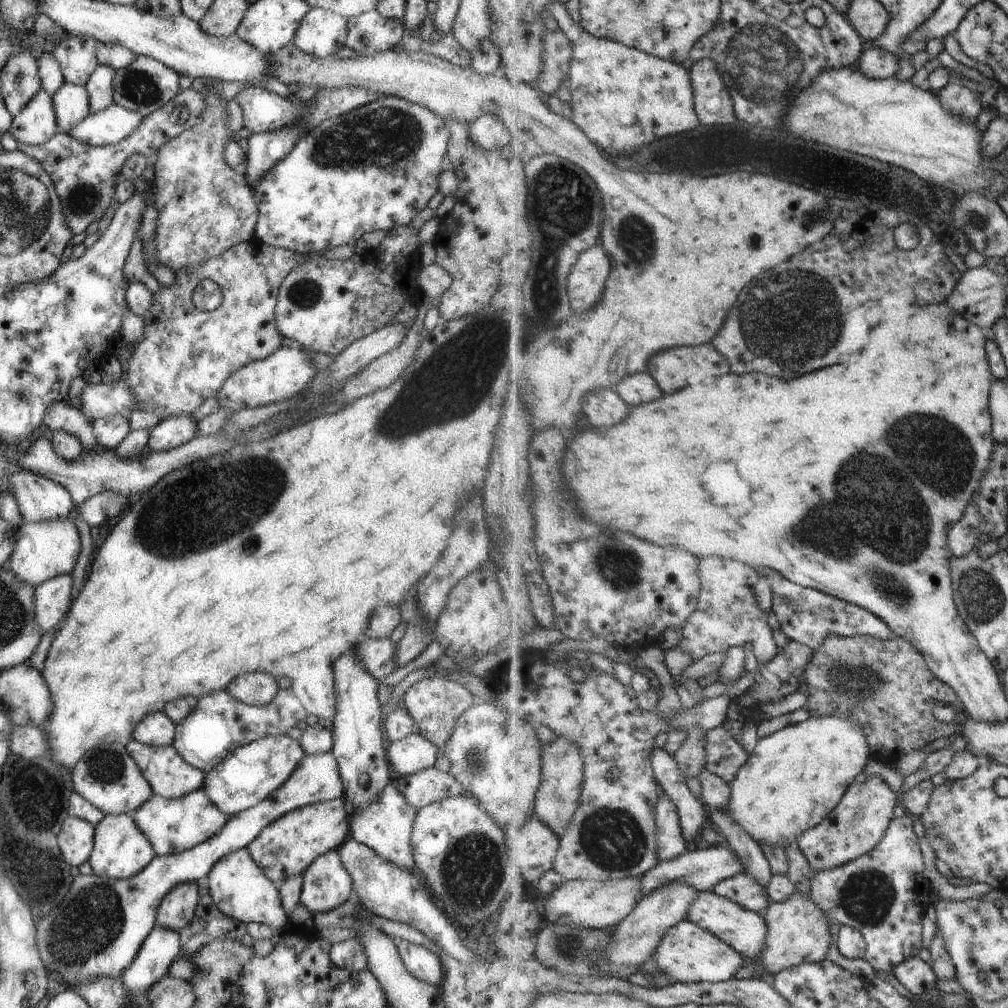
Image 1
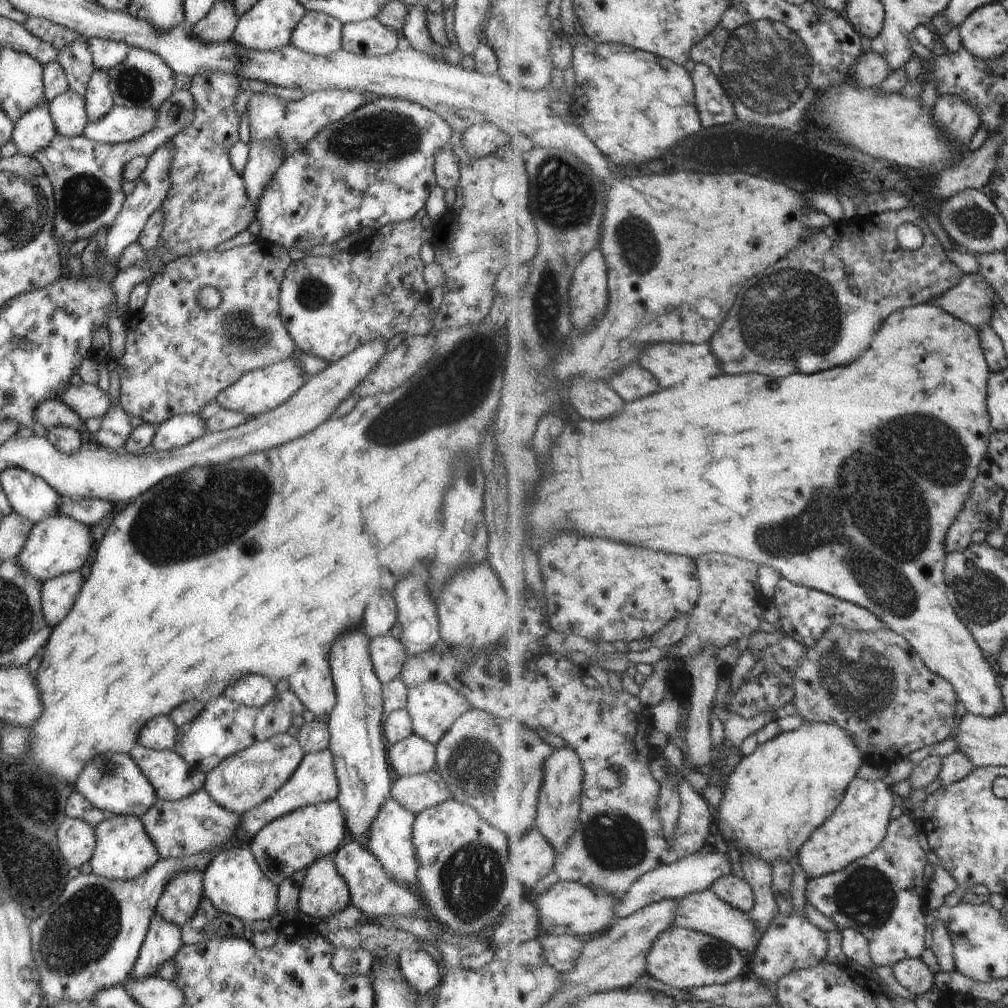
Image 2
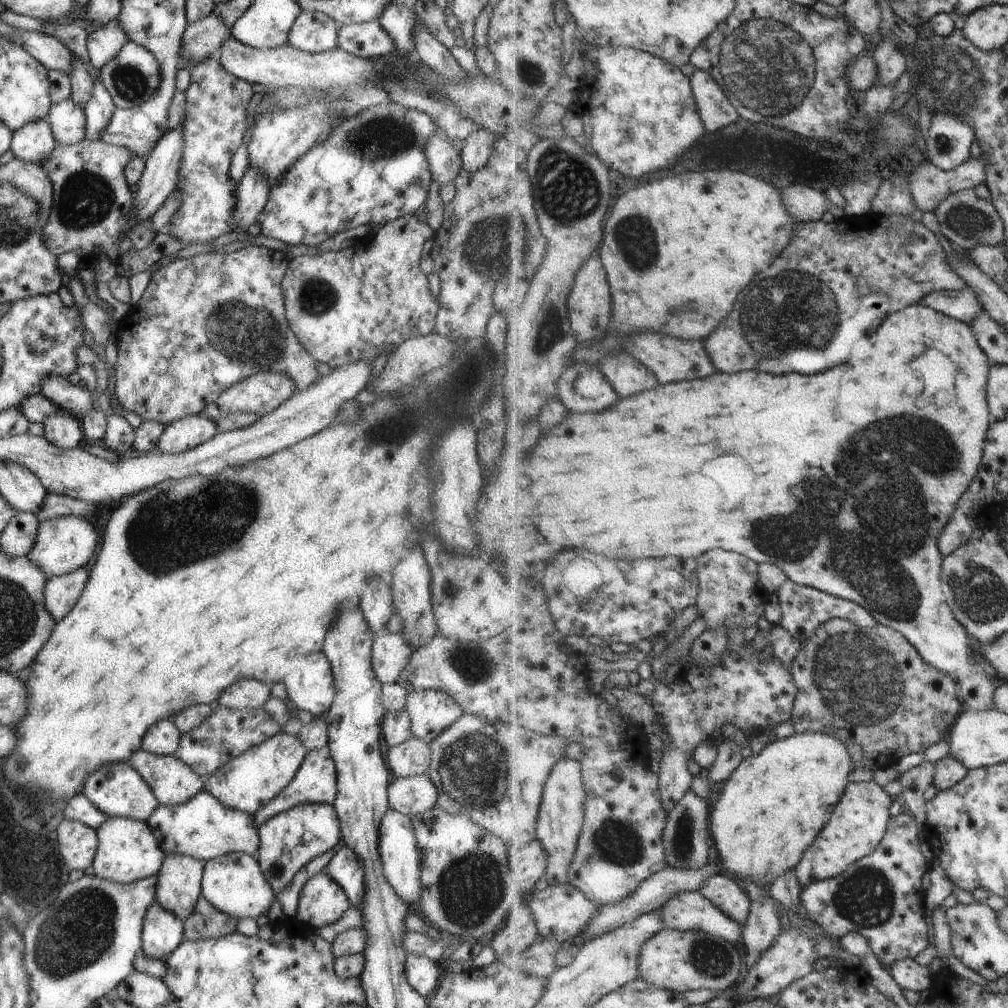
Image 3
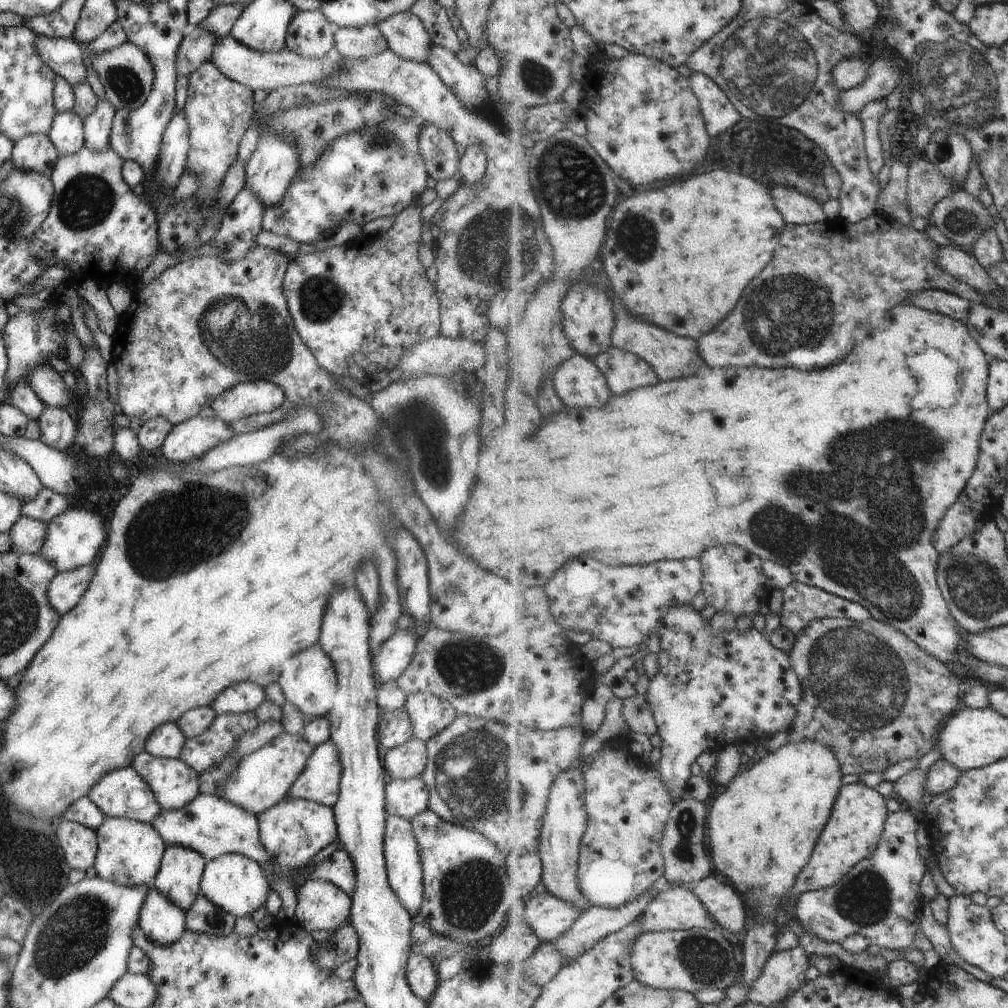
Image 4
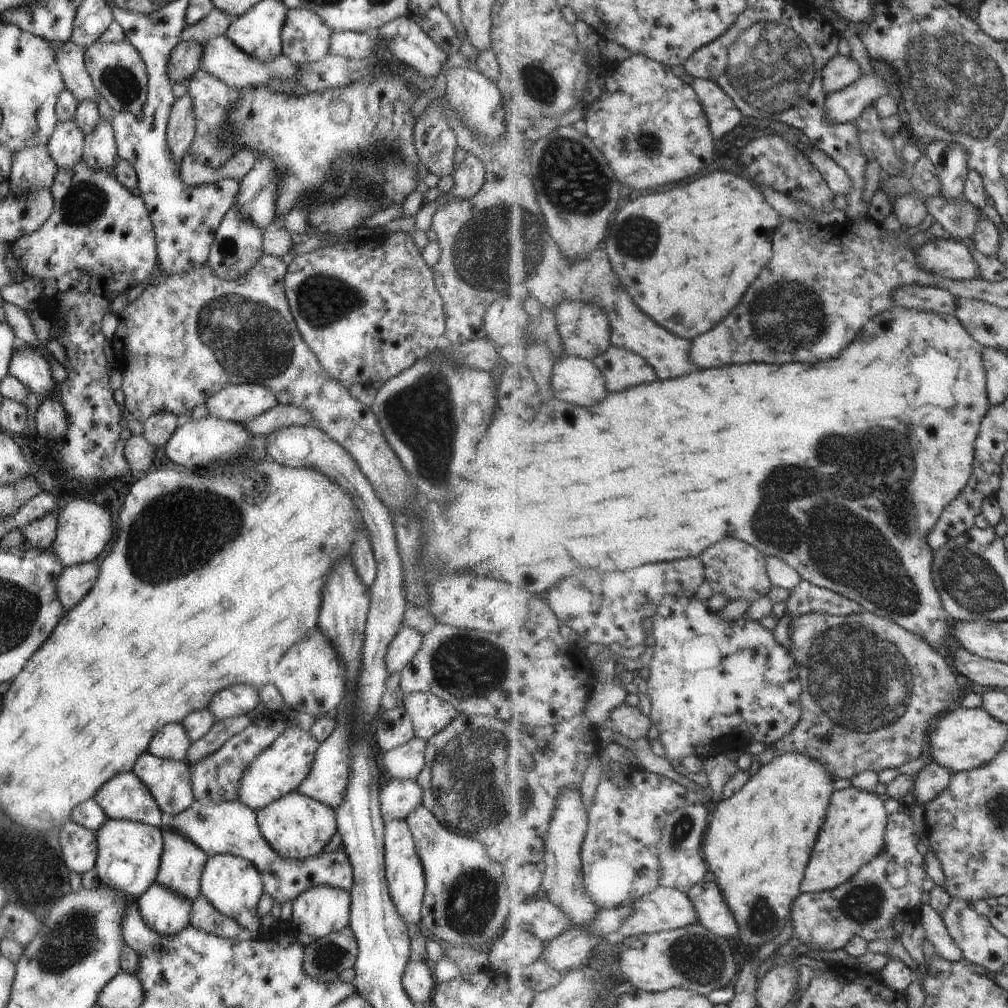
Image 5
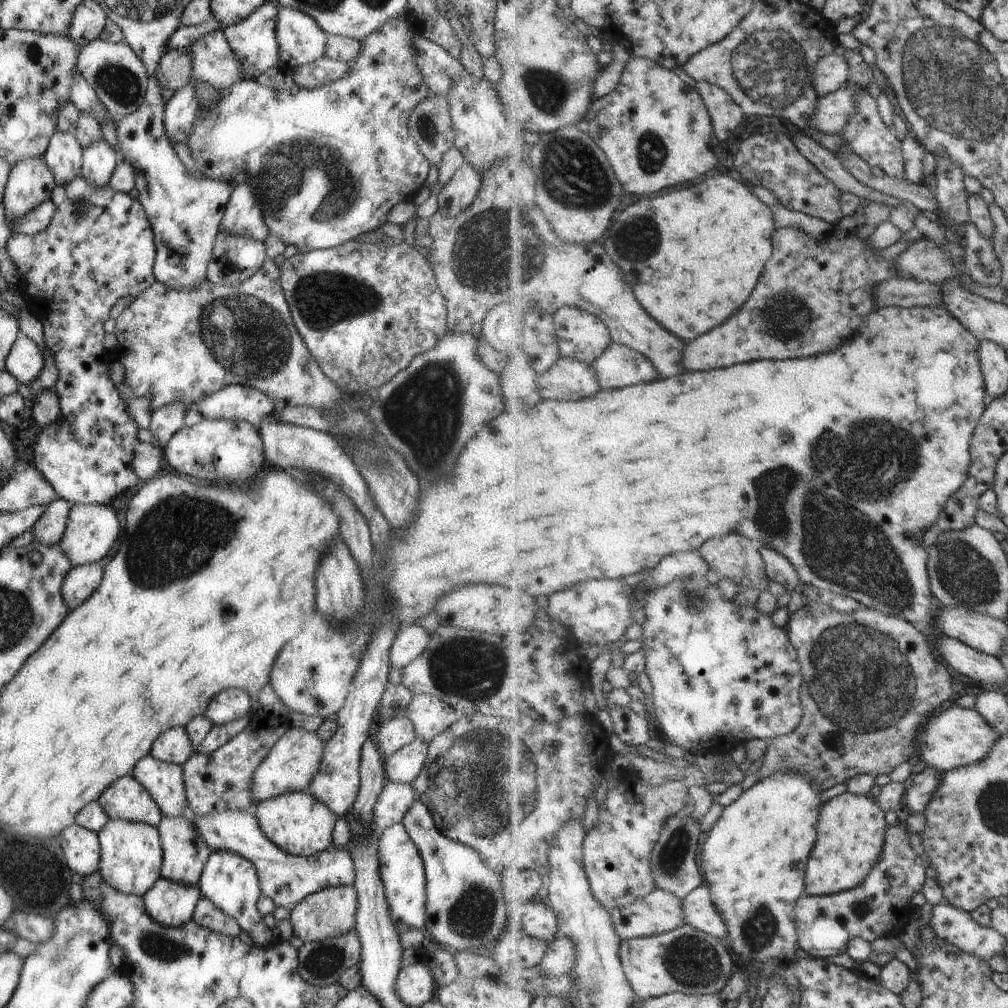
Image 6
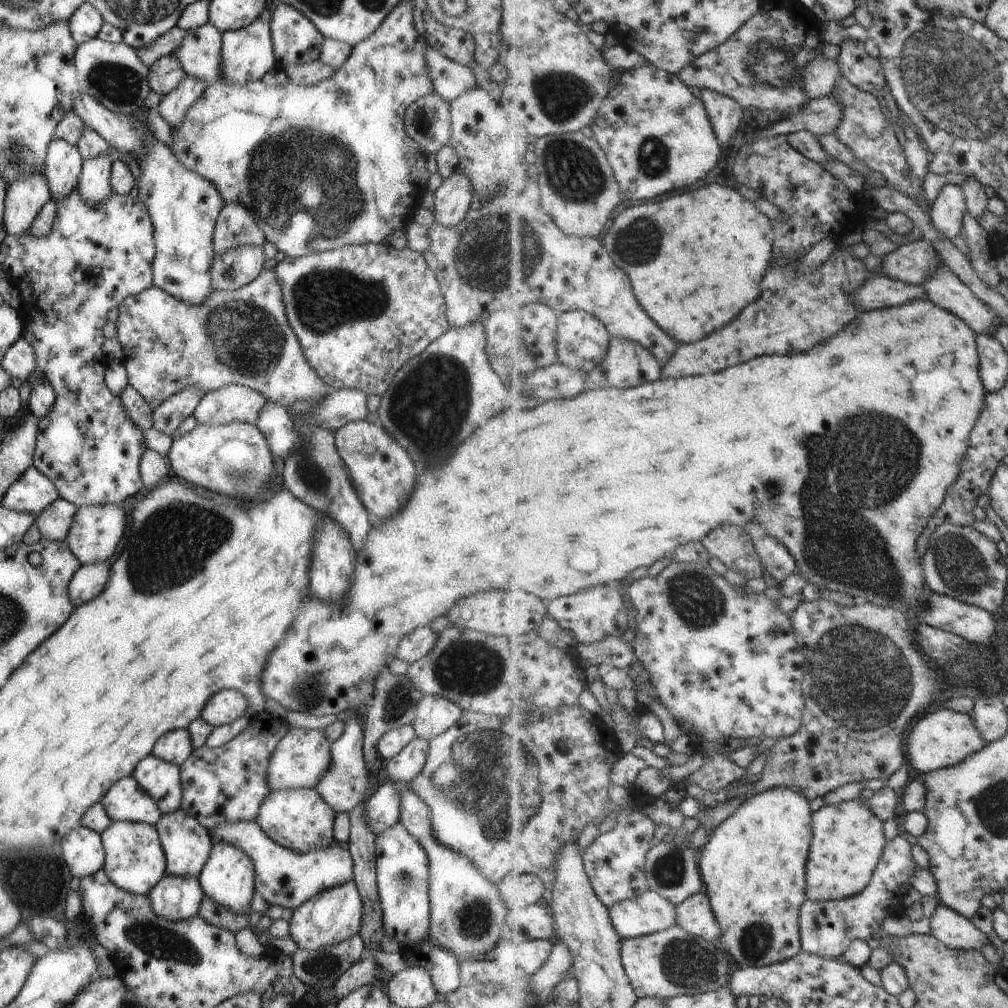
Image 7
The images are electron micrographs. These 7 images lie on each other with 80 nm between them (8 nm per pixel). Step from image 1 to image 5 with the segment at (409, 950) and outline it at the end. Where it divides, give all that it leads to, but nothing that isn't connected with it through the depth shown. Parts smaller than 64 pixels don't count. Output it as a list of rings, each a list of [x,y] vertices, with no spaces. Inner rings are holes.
[[[409,960],[405,964],[401,984],[405,994],[415,1004],[419,1006],[428,1004],[436,985],[430,963],[426,960],[417,962]]]

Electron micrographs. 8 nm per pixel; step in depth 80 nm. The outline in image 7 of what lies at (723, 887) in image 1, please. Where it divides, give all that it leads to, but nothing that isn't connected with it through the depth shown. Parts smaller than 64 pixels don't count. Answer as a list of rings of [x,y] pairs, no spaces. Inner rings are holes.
[[[704,891],[683,901],[677,907],[677,912],[677,925],[681,928],[707,940],[718,940],[720,928]]]

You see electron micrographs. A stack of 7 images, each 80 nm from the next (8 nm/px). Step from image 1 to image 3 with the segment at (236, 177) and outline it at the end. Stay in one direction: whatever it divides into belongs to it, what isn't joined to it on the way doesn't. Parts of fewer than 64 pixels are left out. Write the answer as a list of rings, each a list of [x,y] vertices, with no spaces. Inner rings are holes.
[[[215,55],[199,61],[189,68],[190,83],[184,91],[184,117],[180,124],[182,128],[182,155],[178,170],[178,184],[175,189],[181,191],[181,204],[175,214],[168,220],[164,231],[173,239],[179,239],[185,245],[204,243],[234,230],[230,221],[234,209],[236,184],[228,175],[228,168],[233,161],[237,147],[243,144],[242,133],[246,128],[247,104],[252,96],[249,83],[229,74],[218,62]]]

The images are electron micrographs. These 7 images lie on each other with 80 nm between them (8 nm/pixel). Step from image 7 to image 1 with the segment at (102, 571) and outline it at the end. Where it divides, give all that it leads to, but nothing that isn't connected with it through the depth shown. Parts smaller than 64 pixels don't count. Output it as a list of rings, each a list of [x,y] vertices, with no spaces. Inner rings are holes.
[[[60,574],[43,581],[33,591],[34,621],[42,632],[63,618],[71,605],[71,576]]]

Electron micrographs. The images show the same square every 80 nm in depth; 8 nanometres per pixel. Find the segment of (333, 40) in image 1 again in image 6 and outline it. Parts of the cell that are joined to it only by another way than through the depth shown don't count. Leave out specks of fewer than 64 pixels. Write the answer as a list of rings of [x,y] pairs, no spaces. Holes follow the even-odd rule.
[[[280,5],[275,21],[278,66],[290,71],[317,60],[324,54],[328,36],[313,17]]]

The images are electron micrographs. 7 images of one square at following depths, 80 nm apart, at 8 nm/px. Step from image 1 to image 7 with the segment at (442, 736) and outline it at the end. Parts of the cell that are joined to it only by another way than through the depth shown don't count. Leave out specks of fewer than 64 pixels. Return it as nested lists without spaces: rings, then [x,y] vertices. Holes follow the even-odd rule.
[[[423,695],[416,704],[412,722],[414,733],[423,740],[445,732],[461,716],[461,708],[442,696]]]

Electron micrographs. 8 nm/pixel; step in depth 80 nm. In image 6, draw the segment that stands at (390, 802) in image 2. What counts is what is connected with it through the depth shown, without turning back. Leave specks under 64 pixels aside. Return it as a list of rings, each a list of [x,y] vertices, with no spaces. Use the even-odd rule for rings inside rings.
[[[399,822],[384,828],[378,838],[378,867],[381,884],[384,888],[385,900],[389,911],[390,920],[394,924],[395,930],[400,935],[406,930],[421,930],[425,922],[425,903],[426,903],[426,882],[424,875],[423,861],[405,827]]]

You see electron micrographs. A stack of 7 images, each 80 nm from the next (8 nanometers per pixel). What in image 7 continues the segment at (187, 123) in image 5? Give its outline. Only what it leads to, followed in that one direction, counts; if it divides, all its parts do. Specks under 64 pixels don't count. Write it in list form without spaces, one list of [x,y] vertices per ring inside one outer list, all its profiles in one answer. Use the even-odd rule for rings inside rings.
[[[184,74],[172,91],[163,95],[159,105],[158,113],[167,122],[169,128],[181,122],[185,111],[193,104],[193,101],[205,90],[206,82],[194,76]]]

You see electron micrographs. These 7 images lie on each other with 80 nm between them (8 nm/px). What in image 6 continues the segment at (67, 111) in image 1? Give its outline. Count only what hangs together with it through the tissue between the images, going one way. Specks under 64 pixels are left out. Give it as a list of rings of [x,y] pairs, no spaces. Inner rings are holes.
[[[55,131],[49,137],[42,160],[50,168],[55,184],[69,184],[80,174],[82,165],[82,148],[75,134]]]

